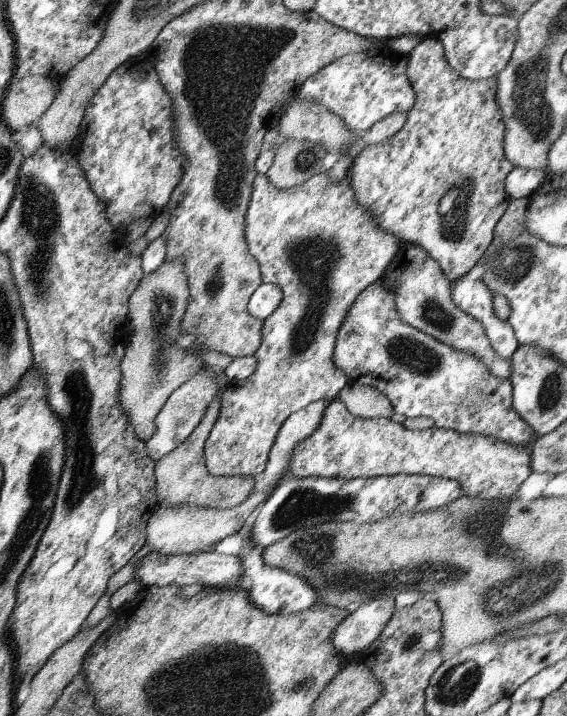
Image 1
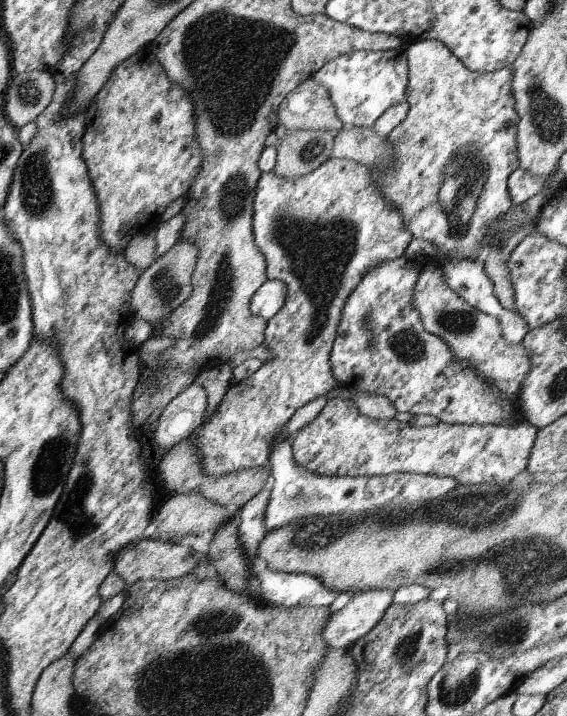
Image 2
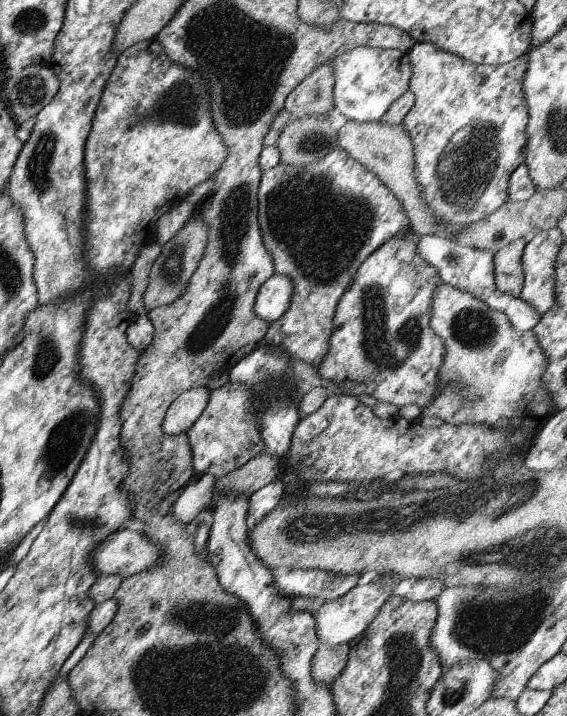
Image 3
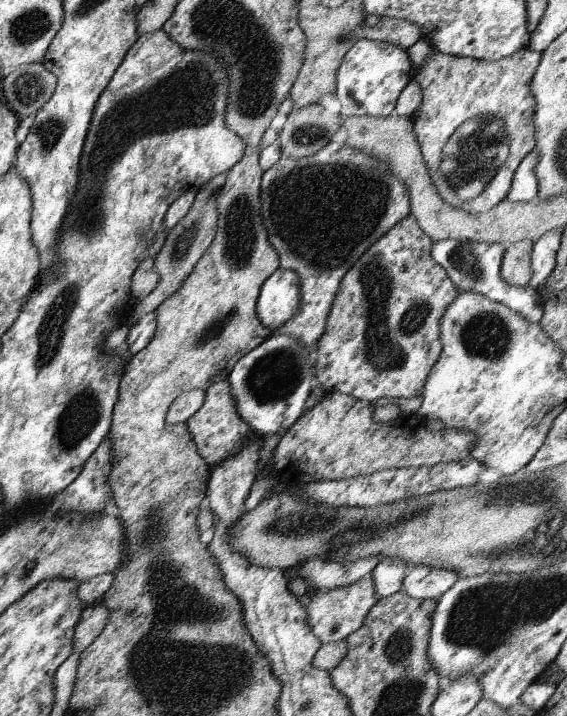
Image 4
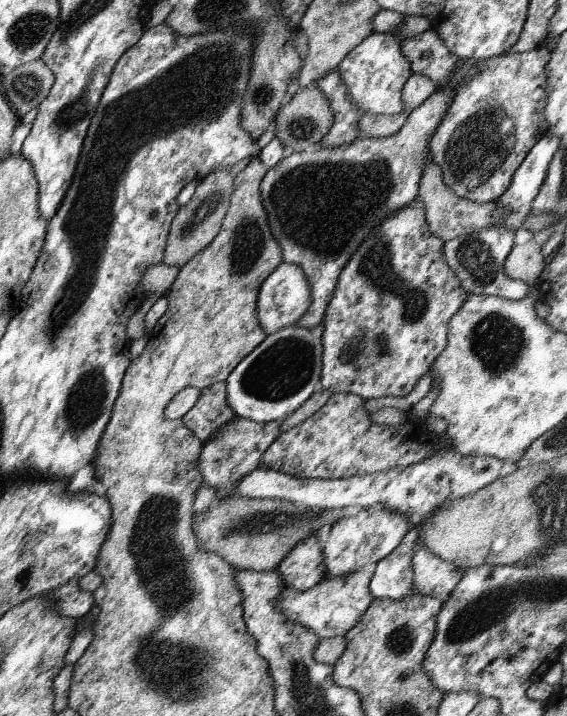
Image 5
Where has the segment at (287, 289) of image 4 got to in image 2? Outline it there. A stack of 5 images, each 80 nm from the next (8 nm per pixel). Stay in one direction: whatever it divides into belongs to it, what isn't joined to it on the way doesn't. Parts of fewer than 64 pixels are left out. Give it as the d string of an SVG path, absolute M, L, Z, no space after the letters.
M267 279L250 298L252 315L268 321L285 302L286 286L277 279Z

